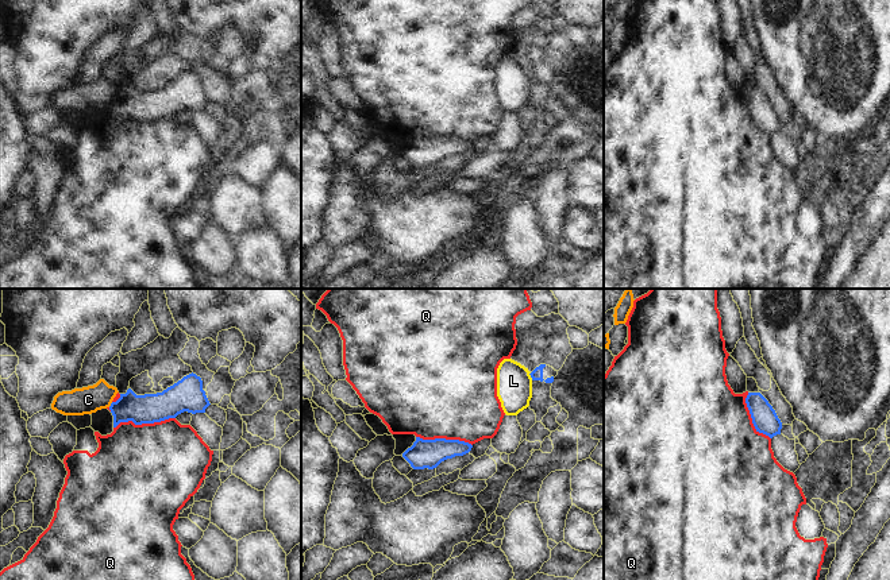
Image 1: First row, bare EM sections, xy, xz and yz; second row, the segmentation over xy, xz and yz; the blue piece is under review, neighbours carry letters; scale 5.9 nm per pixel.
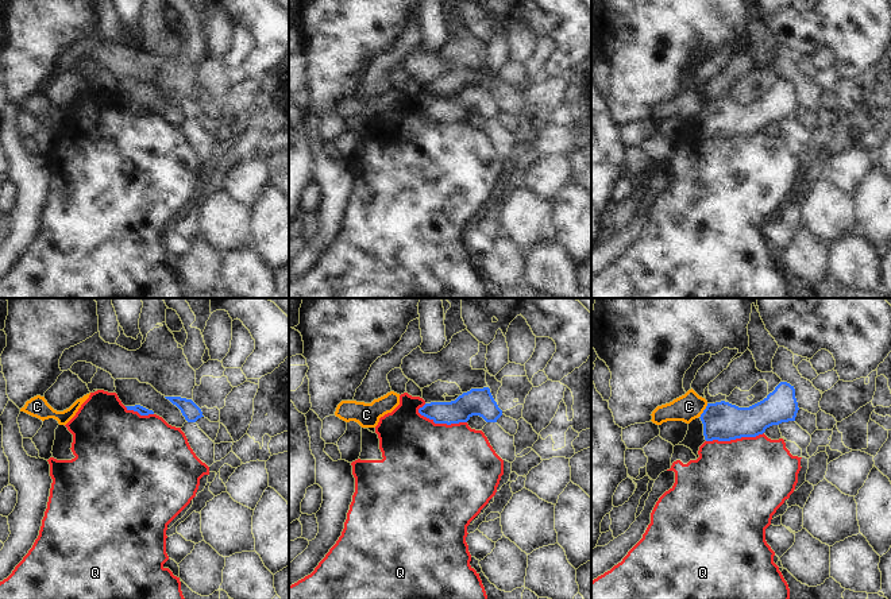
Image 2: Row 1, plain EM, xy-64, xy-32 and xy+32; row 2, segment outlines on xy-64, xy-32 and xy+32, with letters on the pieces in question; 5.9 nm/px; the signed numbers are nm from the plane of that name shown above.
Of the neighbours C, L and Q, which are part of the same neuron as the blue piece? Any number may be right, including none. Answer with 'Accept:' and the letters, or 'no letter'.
Accept: no letter

